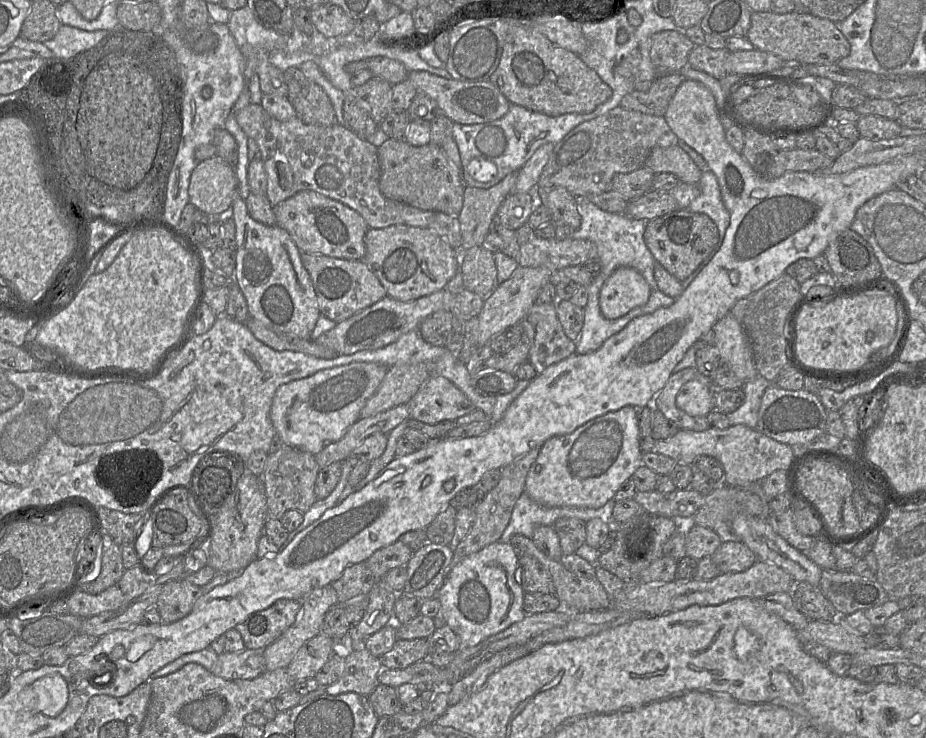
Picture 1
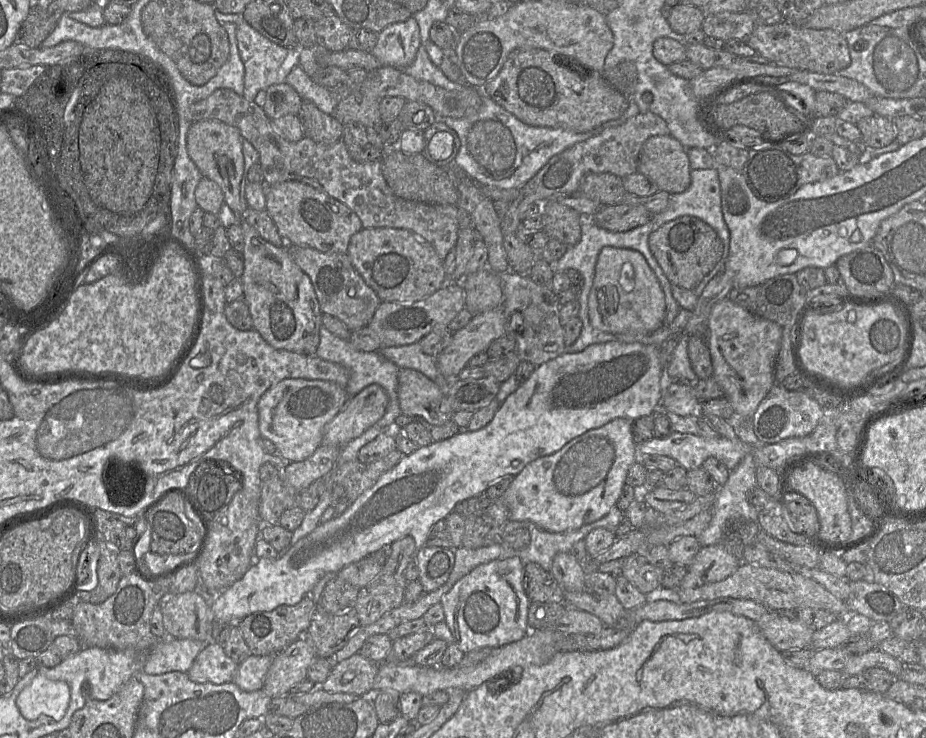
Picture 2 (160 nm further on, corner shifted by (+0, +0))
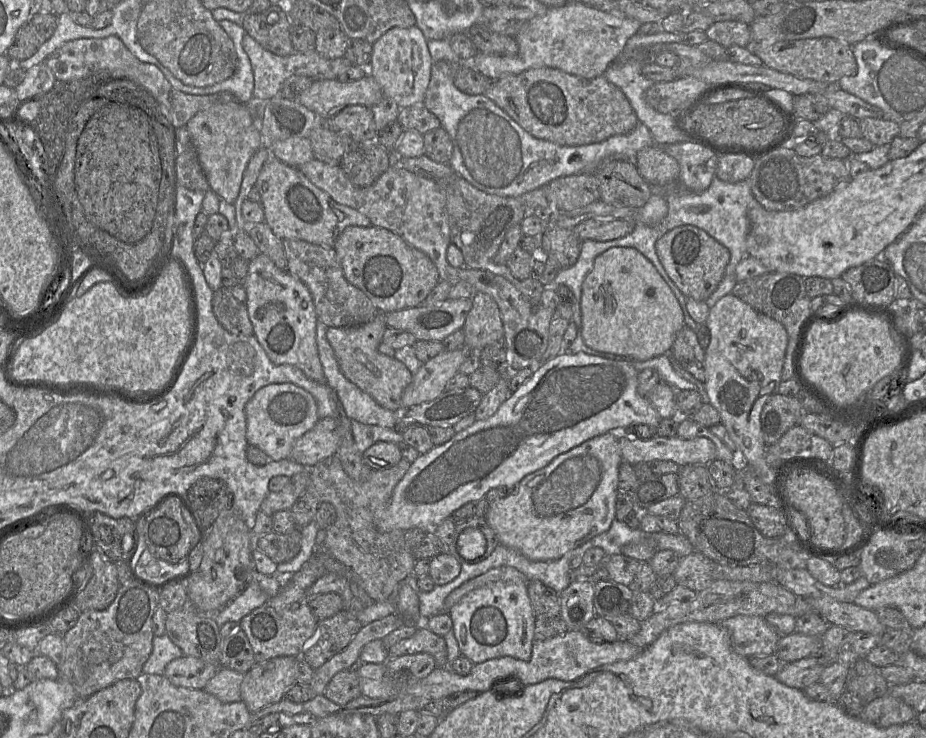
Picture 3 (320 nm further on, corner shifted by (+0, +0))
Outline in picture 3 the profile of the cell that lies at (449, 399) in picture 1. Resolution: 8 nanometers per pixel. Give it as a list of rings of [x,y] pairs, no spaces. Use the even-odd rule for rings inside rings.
[[[378,312],[373,320],[364,325],[327,328],[327,340],[343,375],[369,394],[379,405],[399,414],[402,408],[402,393],[412,381],[413,374],[402,362],[379,352],[378,347],[387,327],[384,314]]]

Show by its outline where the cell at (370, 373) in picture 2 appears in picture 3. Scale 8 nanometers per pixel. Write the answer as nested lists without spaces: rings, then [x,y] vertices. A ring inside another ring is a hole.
[[[317,321],[318,356],[325,374],[326,384],[342,403],[347,416],[362,424],[395,428],[399,414],[379,405],[369,394],[343,375],[335,353],[327,340],[327,328],[321,321]]]

